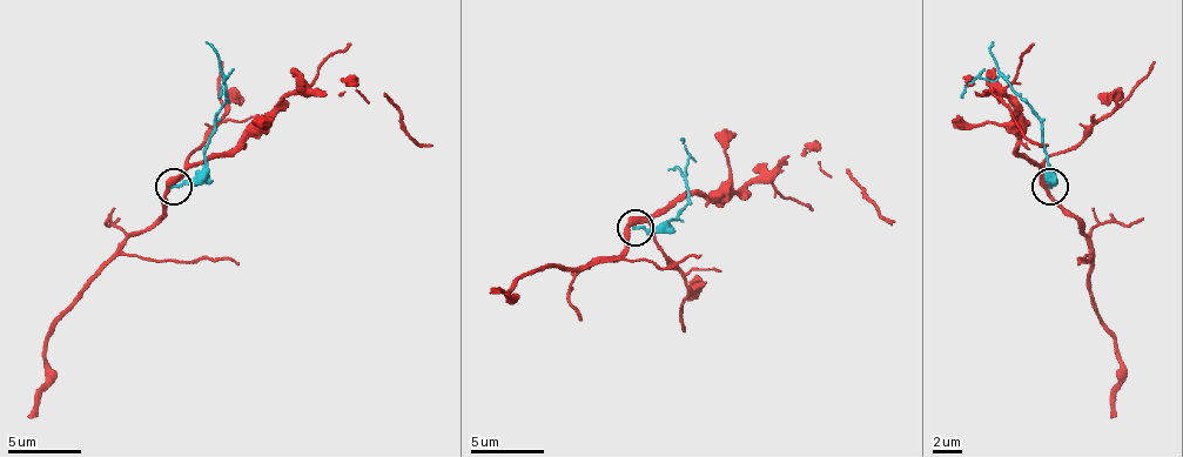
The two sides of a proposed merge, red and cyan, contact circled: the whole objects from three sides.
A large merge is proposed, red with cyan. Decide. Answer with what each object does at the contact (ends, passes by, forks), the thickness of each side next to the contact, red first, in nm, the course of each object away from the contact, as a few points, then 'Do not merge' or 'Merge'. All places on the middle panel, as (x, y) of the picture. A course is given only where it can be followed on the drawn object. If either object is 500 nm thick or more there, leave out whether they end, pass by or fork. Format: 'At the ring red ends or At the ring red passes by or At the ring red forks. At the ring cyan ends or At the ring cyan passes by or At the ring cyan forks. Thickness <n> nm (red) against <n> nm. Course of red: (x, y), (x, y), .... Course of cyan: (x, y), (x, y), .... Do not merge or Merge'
At the ring red passes by. At the ring cyan ends. Thickness 400 nm (red) against 220 nm. Course of red: (637, 224), (694, 195), (735, 195), (808, 152), (819, 152), (826, 173), (845, 173), (896, 221). Course of cyan: (637, 228), (665, 224), (687, 202), (687, 155), (680, 136). Do not merge

